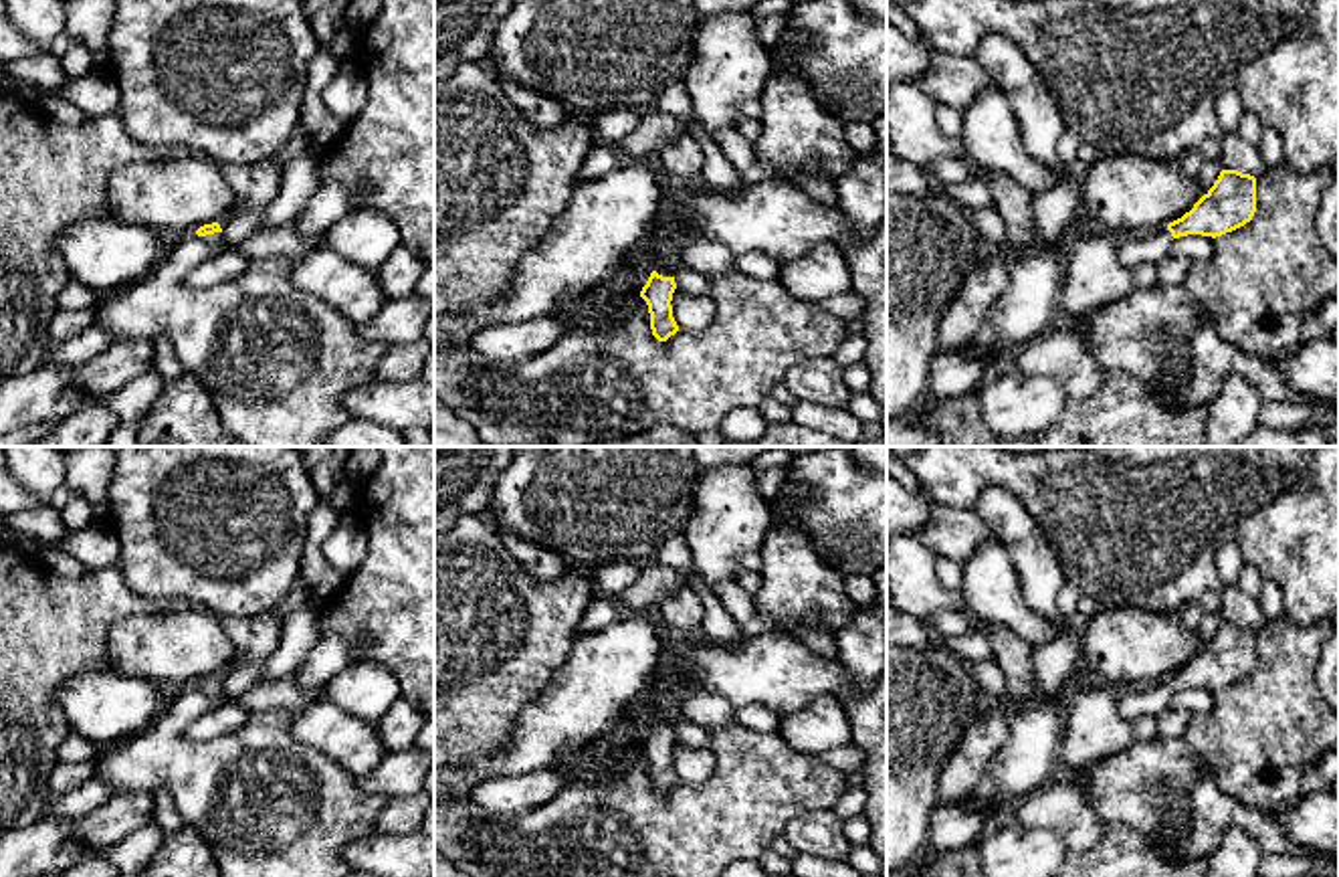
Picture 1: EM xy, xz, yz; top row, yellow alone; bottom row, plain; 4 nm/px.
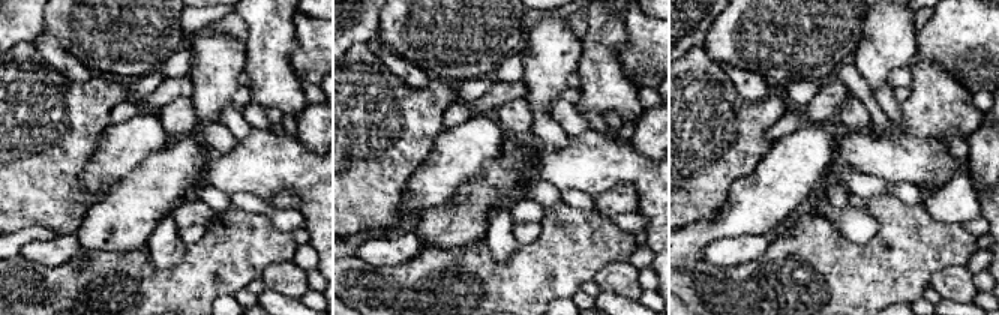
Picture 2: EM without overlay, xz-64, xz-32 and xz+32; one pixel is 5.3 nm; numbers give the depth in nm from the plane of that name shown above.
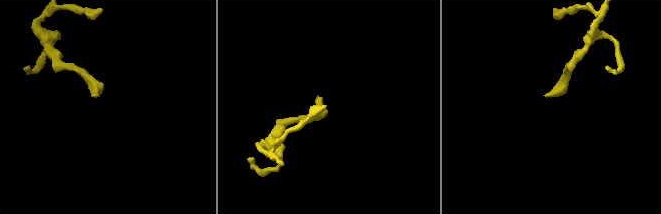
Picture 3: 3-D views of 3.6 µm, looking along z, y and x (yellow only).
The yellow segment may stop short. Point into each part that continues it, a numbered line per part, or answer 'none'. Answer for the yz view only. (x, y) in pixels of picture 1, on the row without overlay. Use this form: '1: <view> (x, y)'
1: yz (1152, 700)

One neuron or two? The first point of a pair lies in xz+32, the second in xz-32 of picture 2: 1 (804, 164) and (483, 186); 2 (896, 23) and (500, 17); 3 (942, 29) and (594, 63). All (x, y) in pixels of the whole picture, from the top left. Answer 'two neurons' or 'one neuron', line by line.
1: two neurons
2: two neurons
3: two neurons

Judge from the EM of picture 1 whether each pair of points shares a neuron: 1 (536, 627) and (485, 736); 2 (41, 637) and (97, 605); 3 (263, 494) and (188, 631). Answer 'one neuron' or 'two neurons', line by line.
1: one neuron
2: one neuron
3: two neurons

